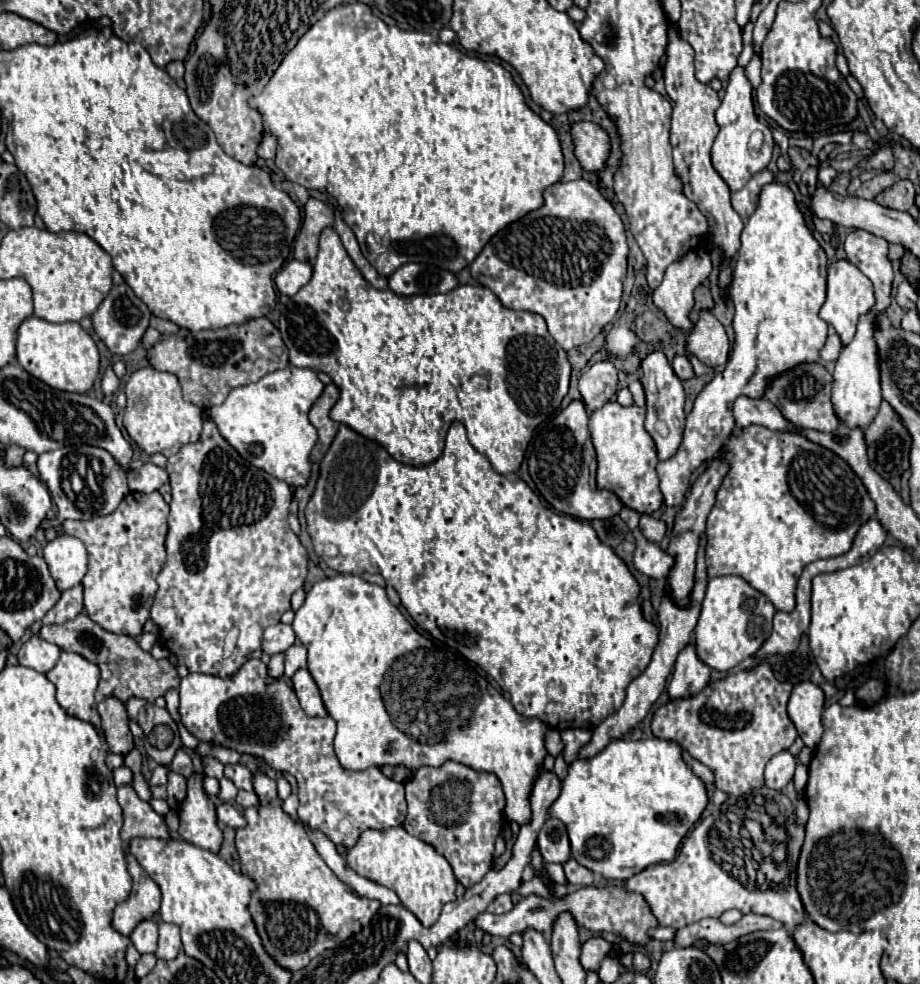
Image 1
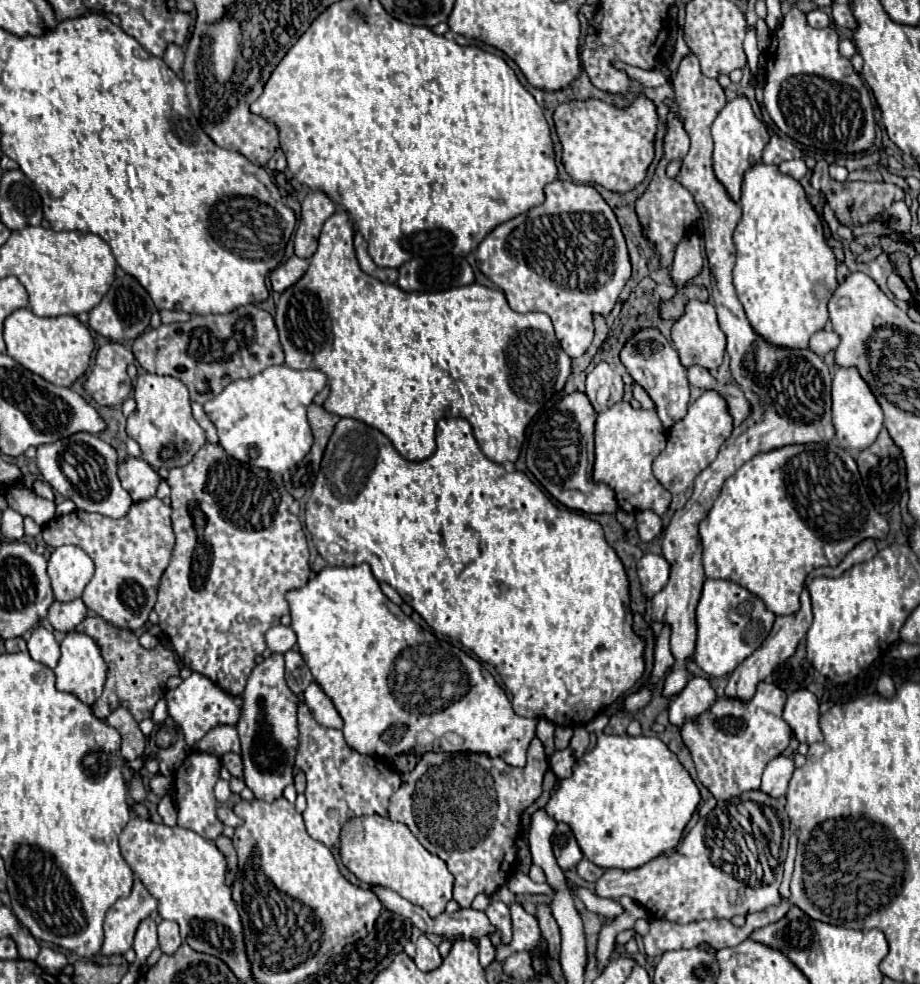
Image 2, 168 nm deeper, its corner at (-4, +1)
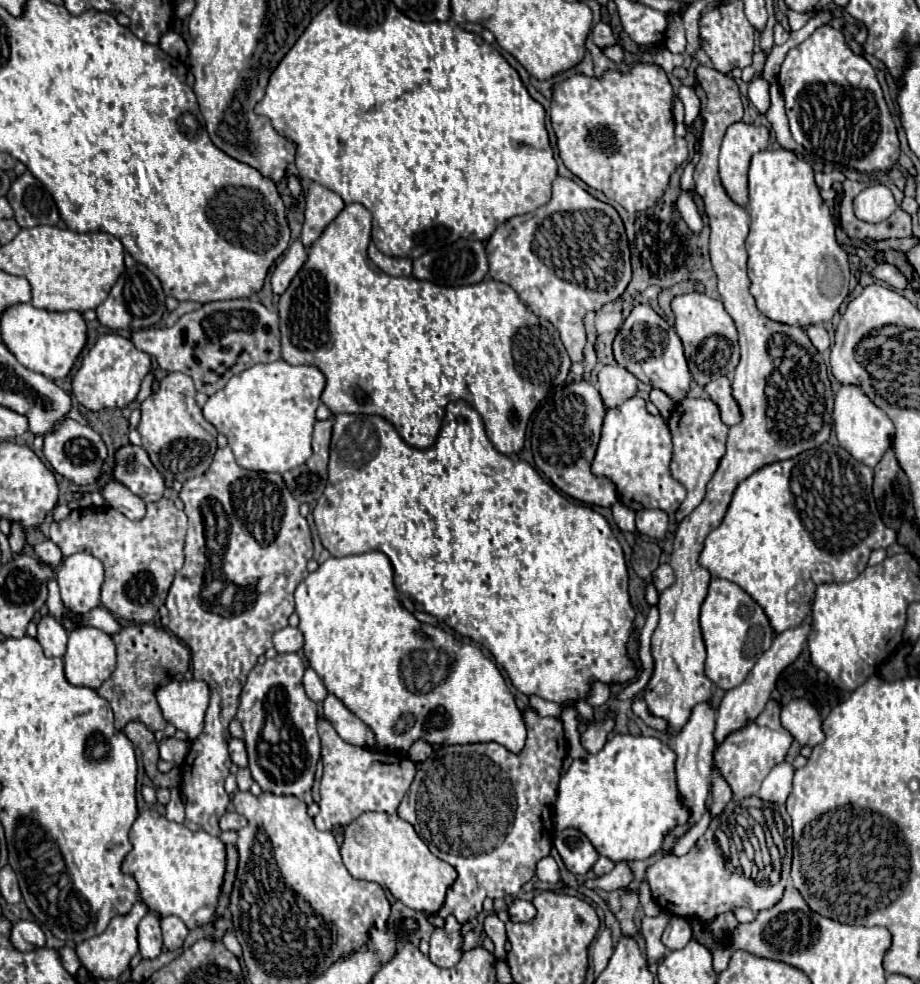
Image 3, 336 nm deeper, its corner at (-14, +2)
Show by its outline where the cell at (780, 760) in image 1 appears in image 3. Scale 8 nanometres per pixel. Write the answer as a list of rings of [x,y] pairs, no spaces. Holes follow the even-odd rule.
[[[781,762],[777,764],[769,776],[763,780],[763,786],[759,790],[759,796],[767,802],[775,802],[775,804],[785,804],[789,792],[791,792],[791,784],[793,784],[793,776],[795,776],[795,768],[789,762]]]

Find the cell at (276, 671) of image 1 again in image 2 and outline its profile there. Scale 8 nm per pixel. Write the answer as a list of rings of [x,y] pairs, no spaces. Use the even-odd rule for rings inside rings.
[[[273,653],[263,663],[255,665],[251,671],[245,691],[241,693],[241,717],[235,725],[239,739],[241,739],[241,757],[243,757],[243,781],[245,785],[255,793],[255,799],[261,801],[273,801],[283,795],[283,789],[293,783],[295,779],[295,753],[299,745],[299,729],[297,729],[297,705],[299,697],[291,693],[291,689],[285,683],[285,661],[281,653]]]

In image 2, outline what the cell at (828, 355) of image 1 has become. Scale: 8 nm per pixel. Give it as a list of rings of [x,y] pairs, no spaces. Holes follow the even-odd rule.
[[[817,331],[809,339],[809,349],[813,353],[817,353],[819,357],[823,357],[829,351],[833,351],[835,347],[837,347],[837,335],[833,331]]]

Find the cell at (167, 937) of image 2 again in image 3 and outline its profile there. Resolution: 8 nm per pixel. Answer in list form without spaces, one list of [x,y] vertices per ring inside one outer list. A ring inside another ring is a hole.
[[[167,916],[161,918],[161,930],[163,930],[163,944],[169,950],[177,950],[183,946],[183,940],[187,938],[189,930],[183,924],[183,920],[179,920],[177,916]]]

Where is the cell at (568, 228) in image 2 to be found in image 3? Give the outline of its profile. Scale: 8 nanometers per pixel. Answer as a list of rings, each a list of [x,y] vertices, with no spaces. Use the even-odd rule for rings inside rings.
[[[557,176],[553,182],[553,198],[545,206],[527,216],[515,216],[497,226],[497,230],[487,240],[487,260],[489,276],[493,280],[509,284],[533,314],[549,320],[559,330],[573,362],[583,360],[583,348],[587,342],[583,326],[585,314],[617,300],[627,290],[633,274],[629,242],[617,210],[591,196],[577,182],[563,176]]]

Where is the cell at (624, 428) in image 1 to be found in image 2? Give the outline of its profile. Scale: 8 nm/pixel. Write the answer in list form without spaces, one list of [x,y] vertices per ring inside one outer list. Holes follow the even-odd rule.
[[[619,401],[597,415],[593,479],[607,483],[615,491],[615,501],[625,513],[651,509],[657,515],[663,515],[669,509],[671,493],[655,479],[651,471],[653,459],[665,449],[665,441],[667,431],[663,429],[655,409],[633,409],[629,403]]]

